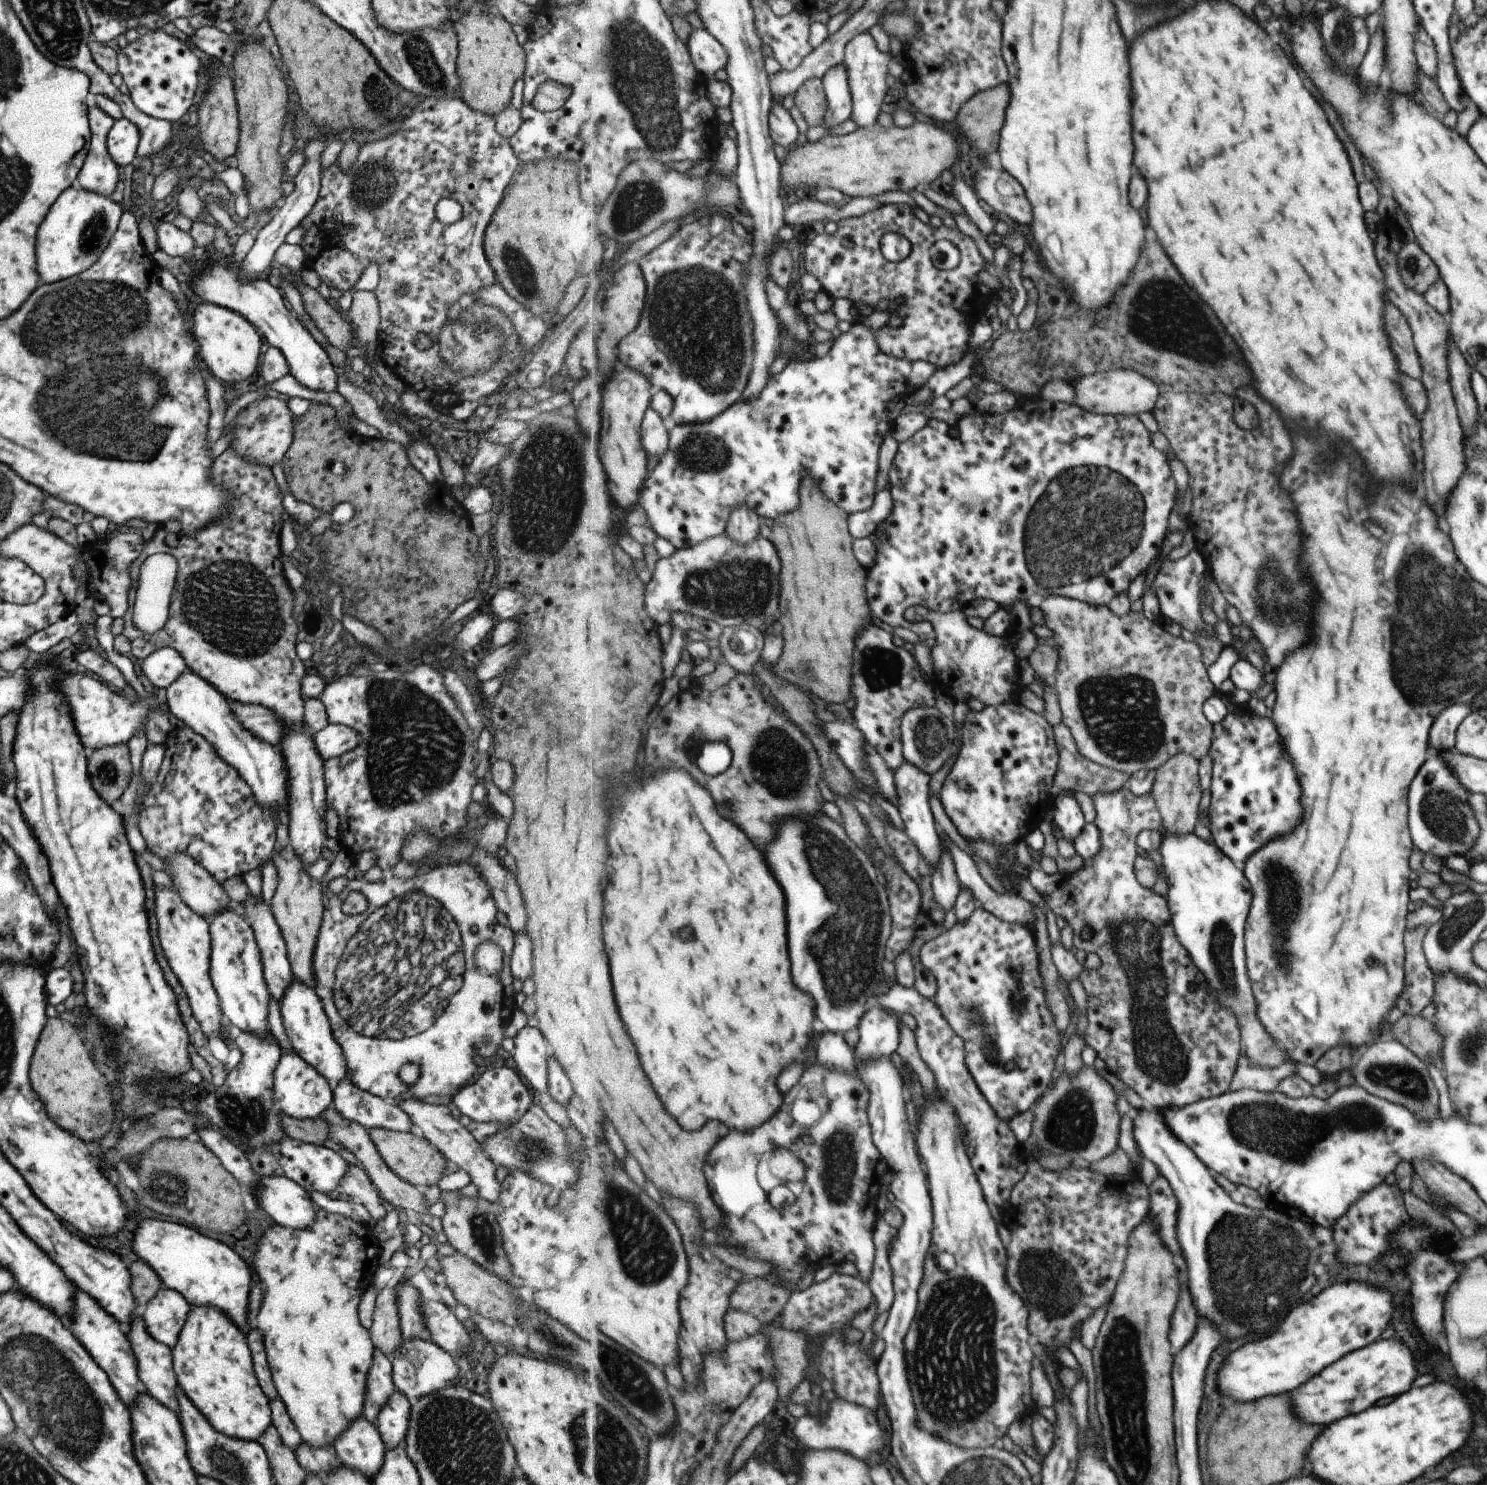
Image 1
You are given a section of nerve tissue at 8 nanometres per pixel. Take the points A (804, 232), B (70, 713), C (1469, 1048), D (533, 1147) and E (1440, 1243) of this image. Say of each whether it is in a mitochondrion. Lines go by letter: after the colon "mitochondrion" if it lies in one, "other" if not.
A: other
B: other
C: mitochondrion
D: mitochondrion
E: other

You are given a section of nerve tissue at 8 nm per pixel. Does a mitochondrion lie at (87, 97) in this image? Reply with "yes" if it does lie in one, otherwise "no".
no

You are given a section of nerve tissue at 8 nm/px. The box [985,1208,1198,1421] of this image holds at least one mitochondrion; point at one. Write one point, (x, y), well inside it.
(1055, 1292)

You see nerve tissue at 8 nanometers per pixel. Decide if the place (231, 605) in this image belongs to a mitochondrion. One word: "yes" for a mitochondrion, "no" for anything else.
yes

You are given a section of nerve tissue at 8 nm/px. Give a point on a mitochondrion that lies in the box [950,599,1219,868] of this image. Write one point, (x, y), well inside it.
(1122, 715)

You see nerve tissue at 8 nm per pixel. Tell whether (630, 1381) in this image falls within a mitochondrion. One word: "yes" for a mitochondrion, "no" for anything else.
yes

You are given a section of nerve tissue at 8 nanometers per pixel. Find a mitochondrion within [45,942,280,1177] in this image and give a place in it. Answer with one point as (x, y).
(243, 1117)

